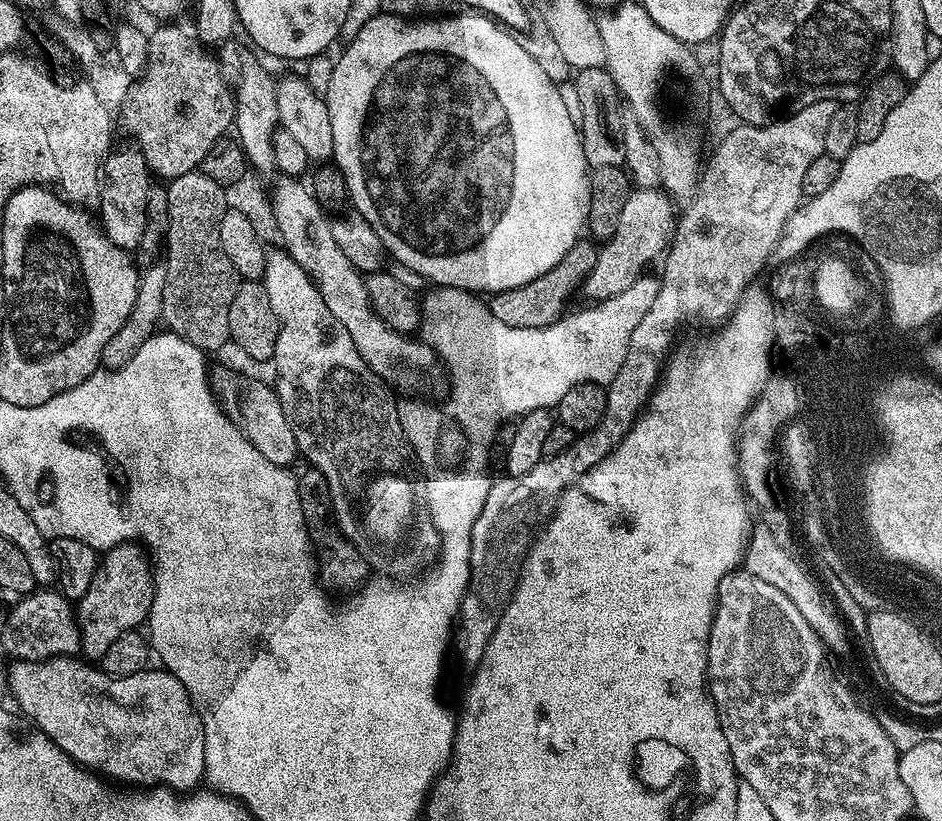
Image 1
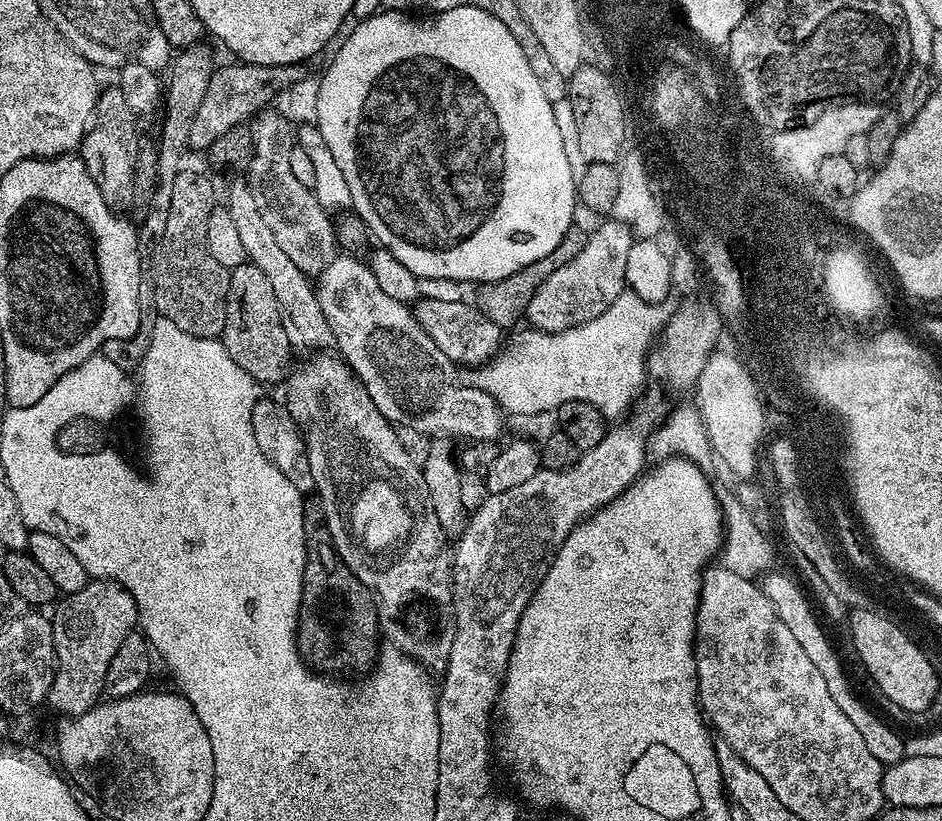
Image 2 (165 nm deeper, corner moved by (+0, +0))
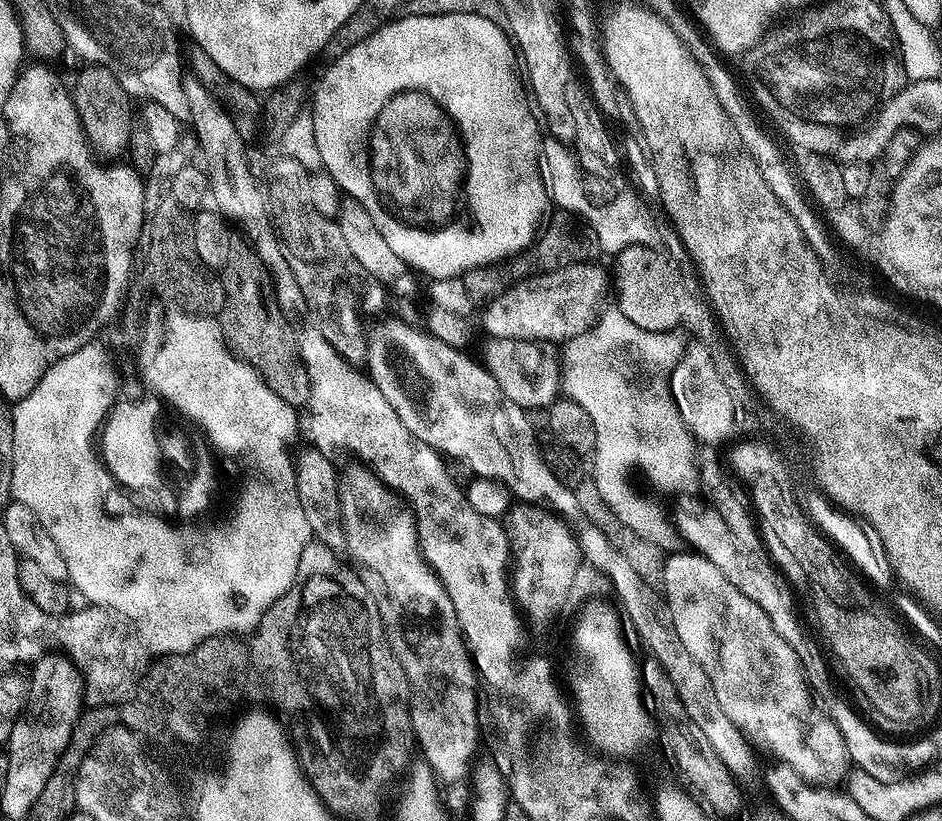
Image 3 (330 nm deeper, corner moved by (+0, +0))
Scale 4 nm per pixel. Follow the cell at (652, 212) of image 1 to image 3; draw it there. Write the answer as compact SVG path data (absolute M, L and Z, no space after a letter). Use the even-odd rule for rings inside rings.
M567 264L565 268L557 268L550 272L542 272L529 276L508 288L501 296L491 300L483 309L484 328L488 336L498 338L514 338L515 340L539 340L541 342L567 342L573 340L578 334L590 330L600 318L609 303L610 272L600 264Z

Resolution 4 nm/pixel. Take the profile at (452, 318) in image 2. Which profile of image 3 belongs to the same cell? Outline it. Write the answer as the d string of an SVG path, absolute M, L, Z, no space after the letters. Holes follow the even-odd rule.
M488 336L485 341L483 366L492 375L494 382L498 382L506 398L510 398L525 410L546 410L557 400L558 391L562 386L562 364L551 343L497 336Z

